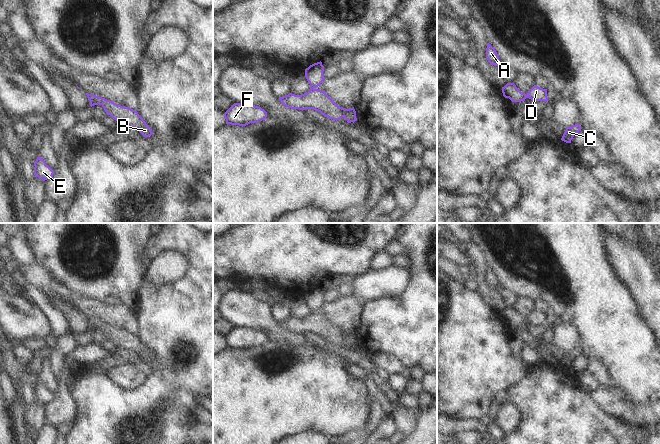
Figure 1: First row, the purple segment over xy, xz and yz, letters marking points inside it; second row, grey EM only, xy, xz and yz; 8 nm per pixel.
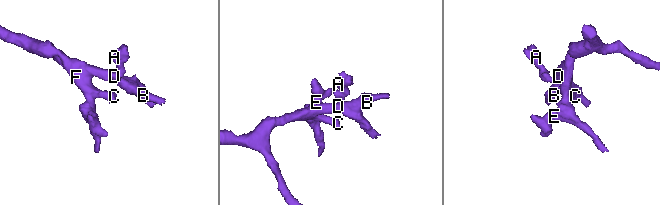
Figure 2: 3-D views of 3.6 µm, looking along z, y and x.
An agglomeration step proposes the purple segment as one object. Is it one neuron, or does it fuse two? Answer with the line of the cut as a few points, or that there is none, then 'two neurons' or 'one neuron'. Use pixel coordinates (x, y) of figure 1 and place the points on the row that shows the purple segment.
cut xz (310, 88), (313, 89); two neurons

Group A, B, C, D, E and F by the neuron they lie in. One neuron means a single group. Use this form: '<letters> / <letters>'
A / B C D E F

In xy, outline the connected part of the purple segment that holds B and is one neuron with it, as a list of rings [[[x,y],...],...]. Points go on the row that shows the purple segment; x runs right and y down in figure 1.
[[[86,93],[86,95],[89,95],[92,98],[92,101],[90,102],[91,107],[98,104],[101,105],[106,114],[115,119],[119,125],[135,128],[144,137],[149,137],[153,134],[151,128],[146,124],[137,111],[131,109],[130,107],[118,105],[94,94]]]

